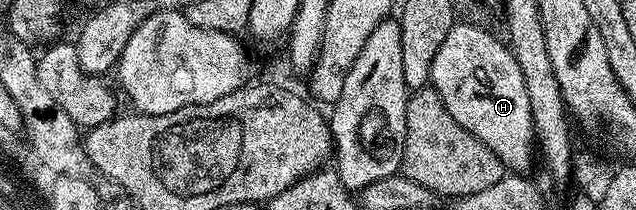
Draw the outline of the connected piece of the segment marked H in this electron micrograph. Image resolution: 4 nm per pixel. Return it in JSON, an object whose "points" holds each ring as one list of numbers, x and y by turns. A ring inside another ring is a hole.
{"points":[[458,21,447,32,447,40,439,44,439,52,435,52,435,60,431,64,430,83,439,92,447,112,460,126,467,128,505,166,506,171,522,176,530,173,535,158,535,135,531,120,531,100,527,100,527,84,523,84,523,72,519,72,519,64,509,51,508,45,501,42,489,30,481,26,472,26,469,22]]}

